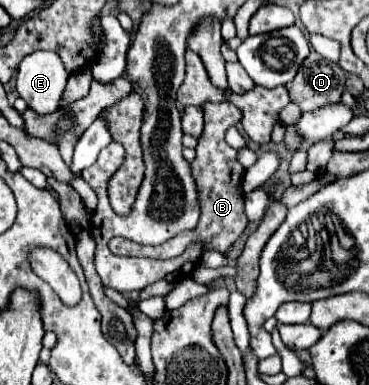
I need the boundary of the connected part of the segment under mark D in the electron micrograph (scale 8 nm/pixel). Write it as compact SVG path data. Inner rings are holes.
M311 52L303 68L299 68L297 76L285 88L301 112L313 112L329 104L339 104L345 90L345 72L339 64Z

